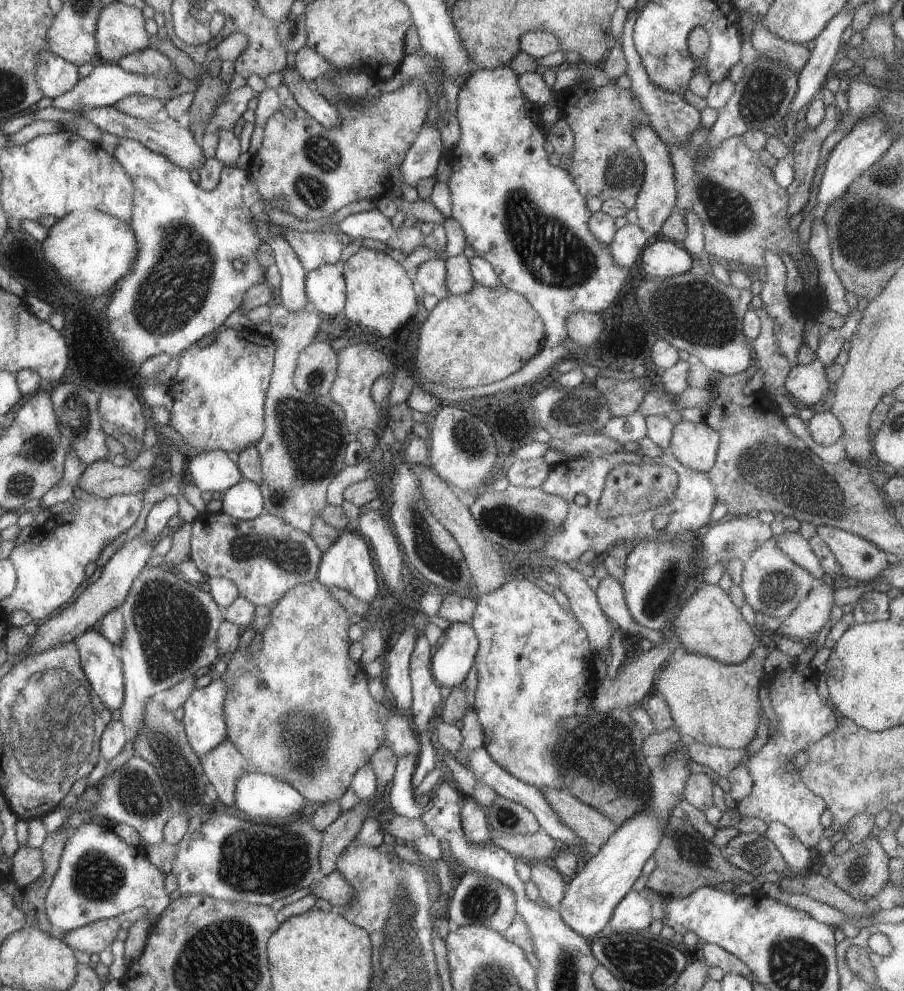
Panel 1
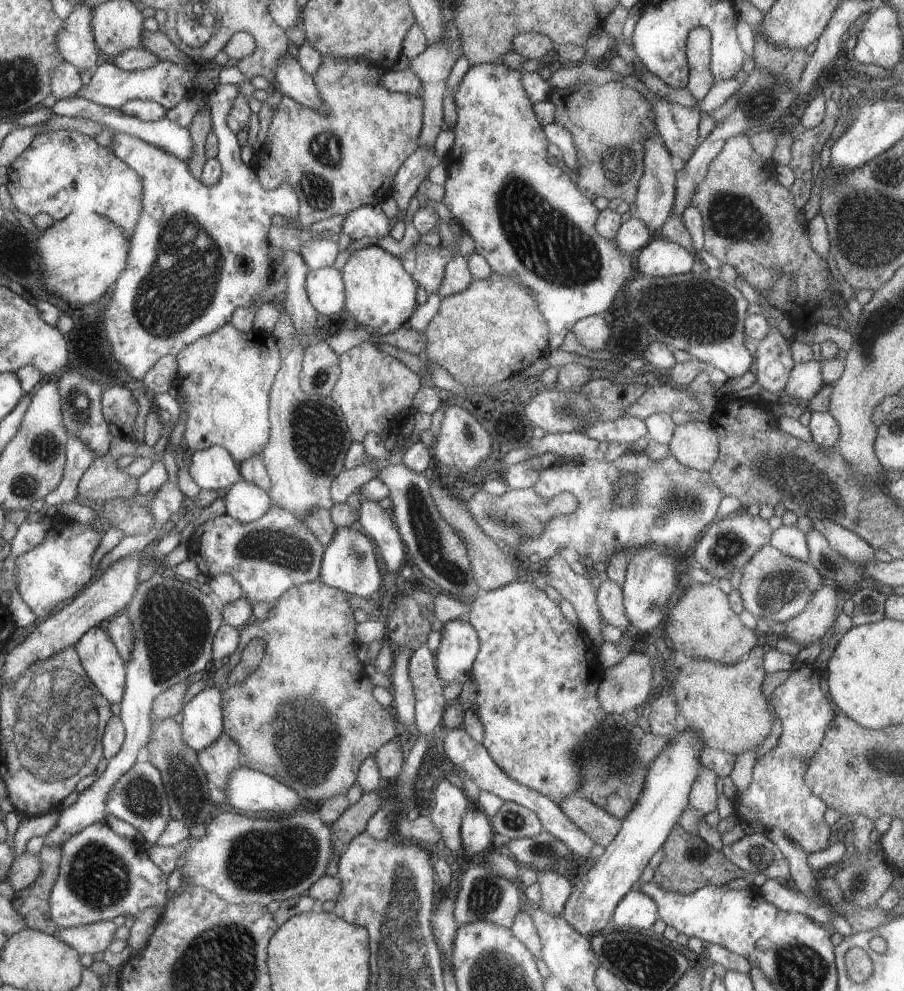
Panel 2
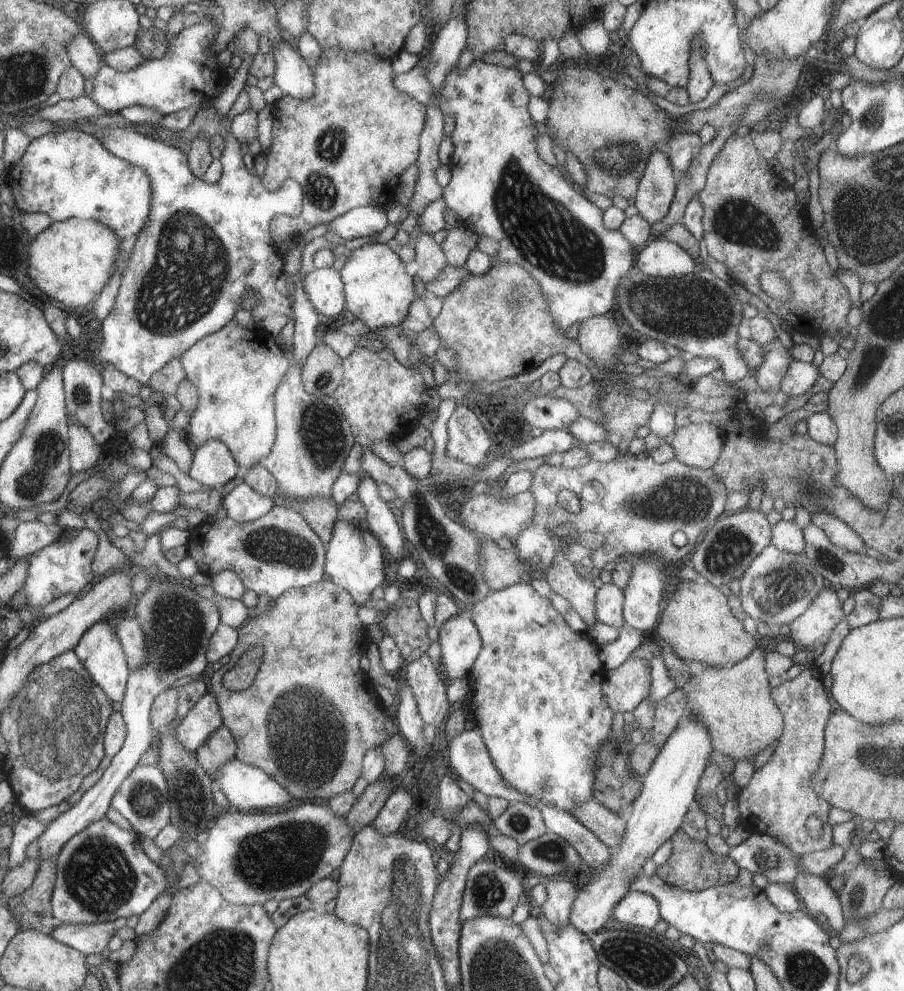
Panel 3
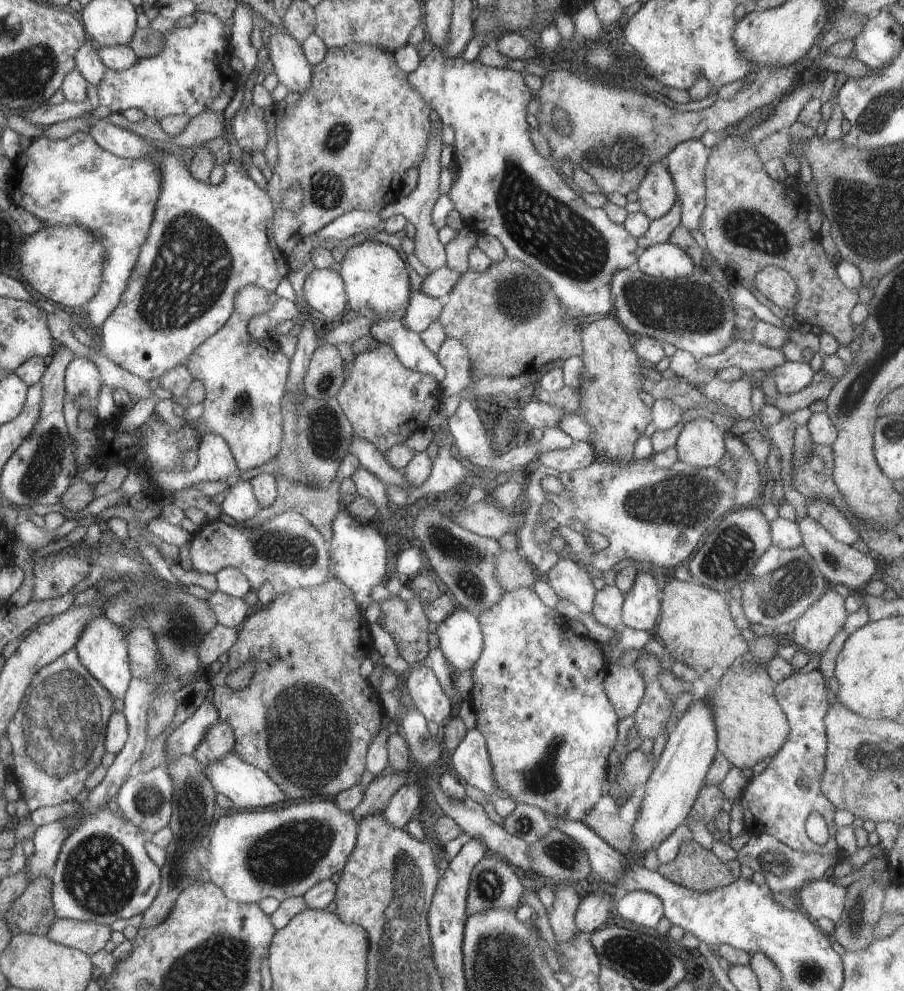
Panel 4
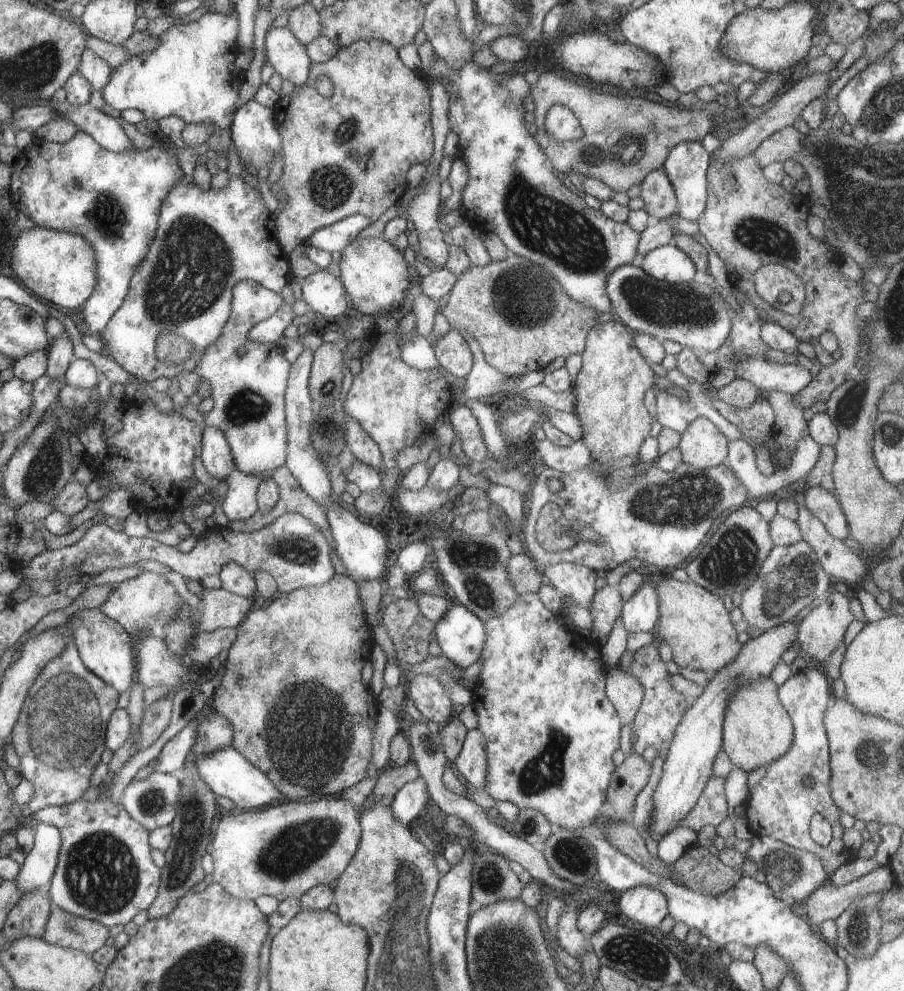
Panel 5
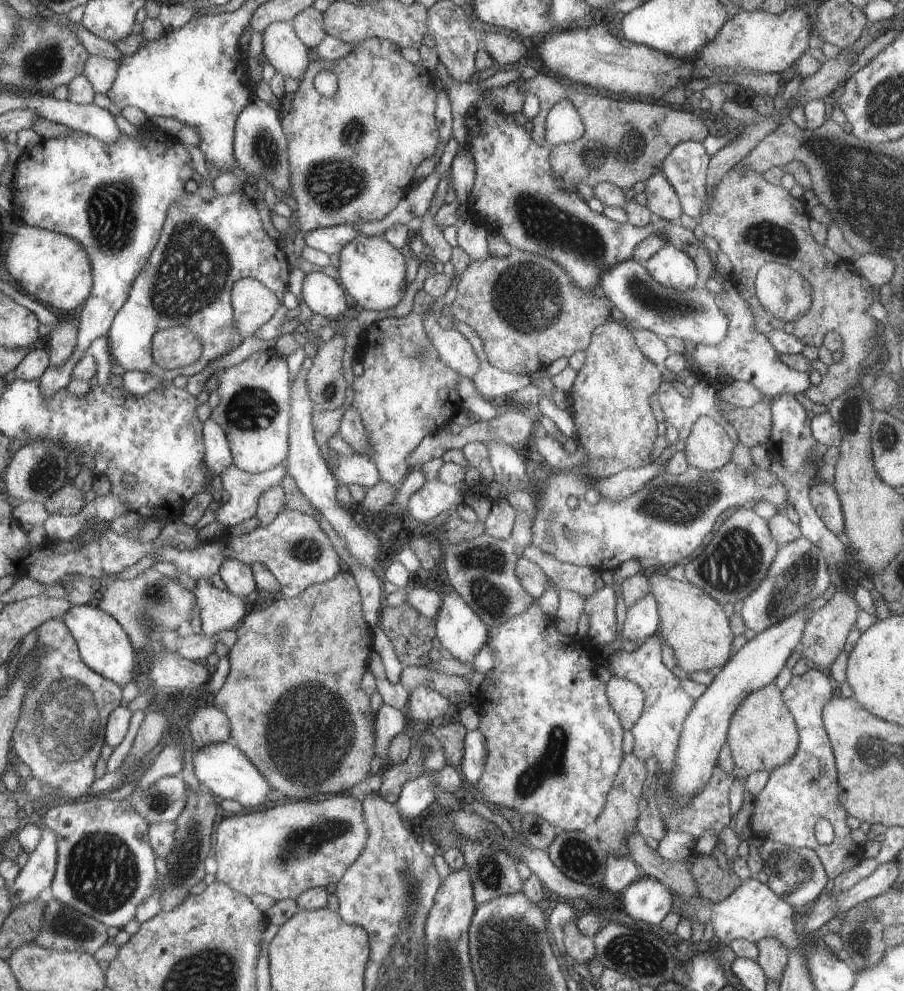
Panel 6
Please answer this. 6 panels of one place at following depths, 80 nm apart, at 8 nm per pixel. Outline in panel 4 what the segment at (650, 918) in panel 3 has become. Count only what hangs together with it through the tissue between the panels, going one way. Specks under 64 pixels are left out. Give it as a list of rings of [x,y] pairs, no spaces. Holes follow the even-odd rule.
[[[648,891],[620,893],[614,902],[614,908],[624,920],[636,922],[646,928],[656,928],[656,924],[664,916],[660,897]]]

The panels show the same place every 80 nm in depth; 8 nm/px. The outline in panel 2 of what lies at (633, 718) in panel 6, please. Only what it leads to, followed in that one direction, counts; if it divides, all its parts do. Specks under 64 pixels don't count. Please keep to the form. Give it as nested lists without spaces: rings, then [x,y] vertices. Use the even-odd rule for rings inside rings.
[[[631,652],[626,658],[620,660],[620,664],[603,671],[597,692],[600,708],[608,715],[622,715],[629,710],[646,707],[653,689],[653,680],[654,660],[644,653]]]

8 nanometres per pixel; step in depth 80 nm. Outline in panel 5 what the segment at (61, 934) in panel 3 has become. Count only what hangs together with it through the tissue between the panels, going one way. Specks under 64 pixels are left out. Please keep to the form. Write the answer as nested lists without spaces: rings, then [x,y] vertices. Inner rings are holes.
[[[56,906],[51,910],[44,934],[49,945],[76,949],[92,955],[108,940],[108,928],[92,919],[73,915]]]

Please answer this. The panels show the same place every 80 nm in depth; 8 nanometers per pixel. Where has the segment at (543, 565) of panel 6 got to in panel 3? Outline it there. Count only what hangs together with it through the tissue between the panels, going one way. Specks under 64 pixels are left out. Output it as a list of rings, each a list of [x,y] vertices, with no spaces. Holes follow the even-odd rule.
[[[556,553],[552,564],[540,574],[551,589],[566,598],[571,608],[587,624],[588,631],[597,622],[595,596],[597,588],[591,577],[582,577],[567,556]]]

